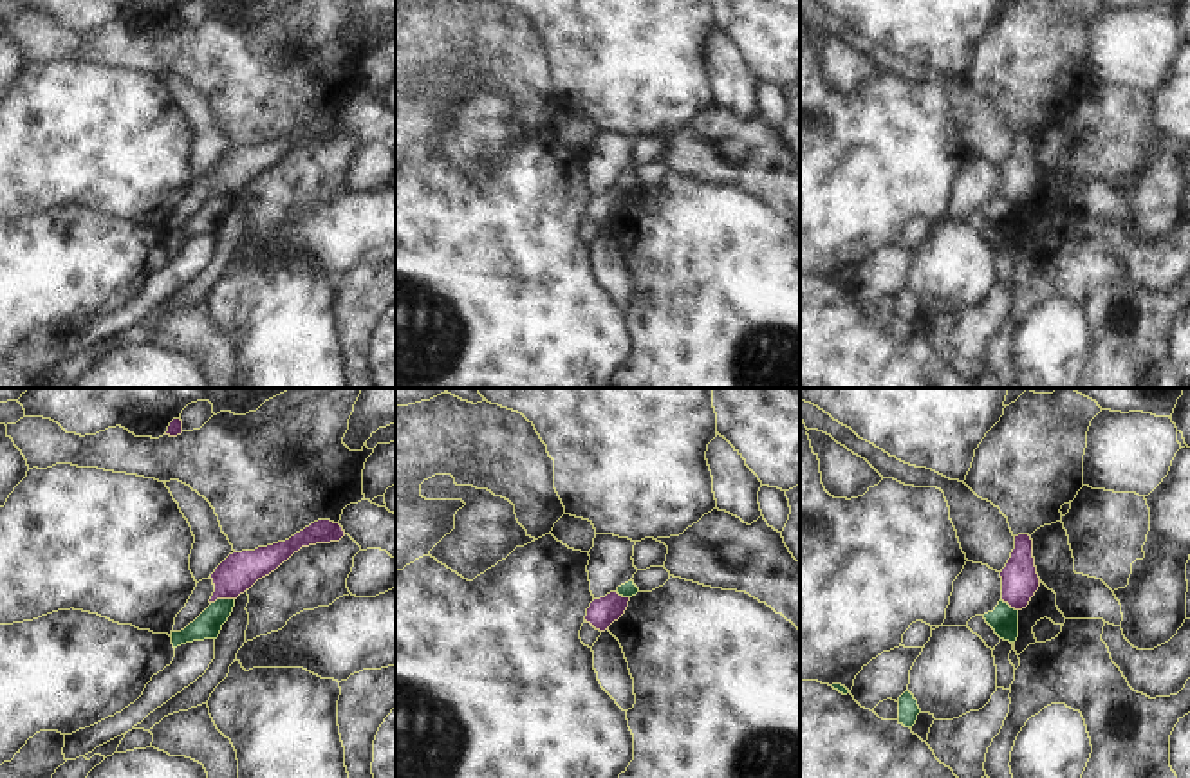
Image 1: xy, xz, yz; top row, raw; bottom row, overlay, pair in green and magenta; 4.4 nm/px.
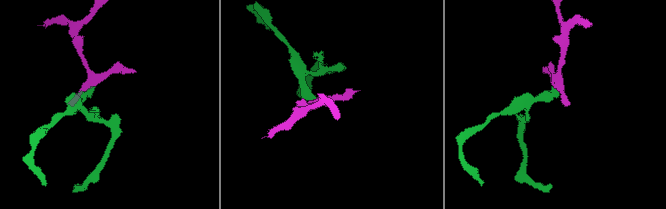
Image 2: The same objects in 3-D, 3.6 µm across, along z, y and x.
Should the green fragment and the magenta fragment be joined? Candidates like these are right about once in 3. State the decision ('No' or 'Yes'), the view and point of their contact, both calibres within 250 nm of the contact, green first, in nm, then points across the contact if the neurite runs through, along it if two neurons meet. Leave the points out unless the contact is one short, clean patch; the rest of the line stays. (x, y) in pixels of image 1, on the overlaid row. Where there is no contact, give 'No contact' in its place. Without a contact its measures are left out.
No. Touches green at xy (223, 600). Thickness 120 nm (green) against 170 nm. Boundary: xy (233, 598), (217, 598), (212, 603).

